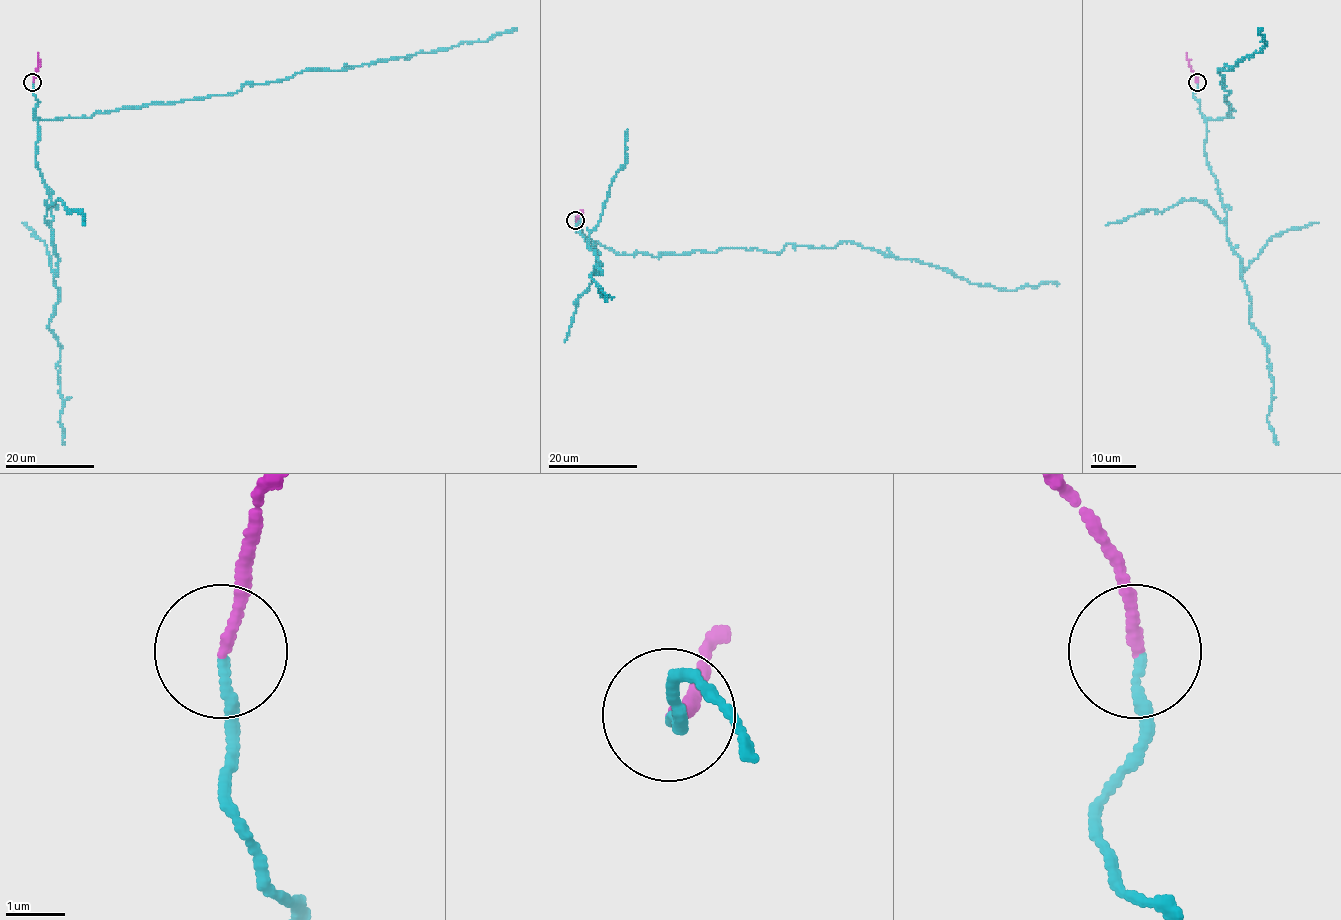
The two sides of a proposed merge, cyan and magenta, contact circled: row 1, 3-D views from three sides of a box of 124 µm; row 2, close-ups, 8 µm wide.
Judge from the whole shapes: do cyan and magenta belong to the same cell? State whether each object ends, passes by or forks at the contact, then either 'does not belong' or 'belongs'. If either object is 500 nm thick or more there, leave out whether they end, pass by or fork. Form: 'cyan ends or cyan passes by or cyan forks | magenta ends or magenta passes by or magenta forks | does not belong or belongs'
cyan ends | magenta ends | belongs

